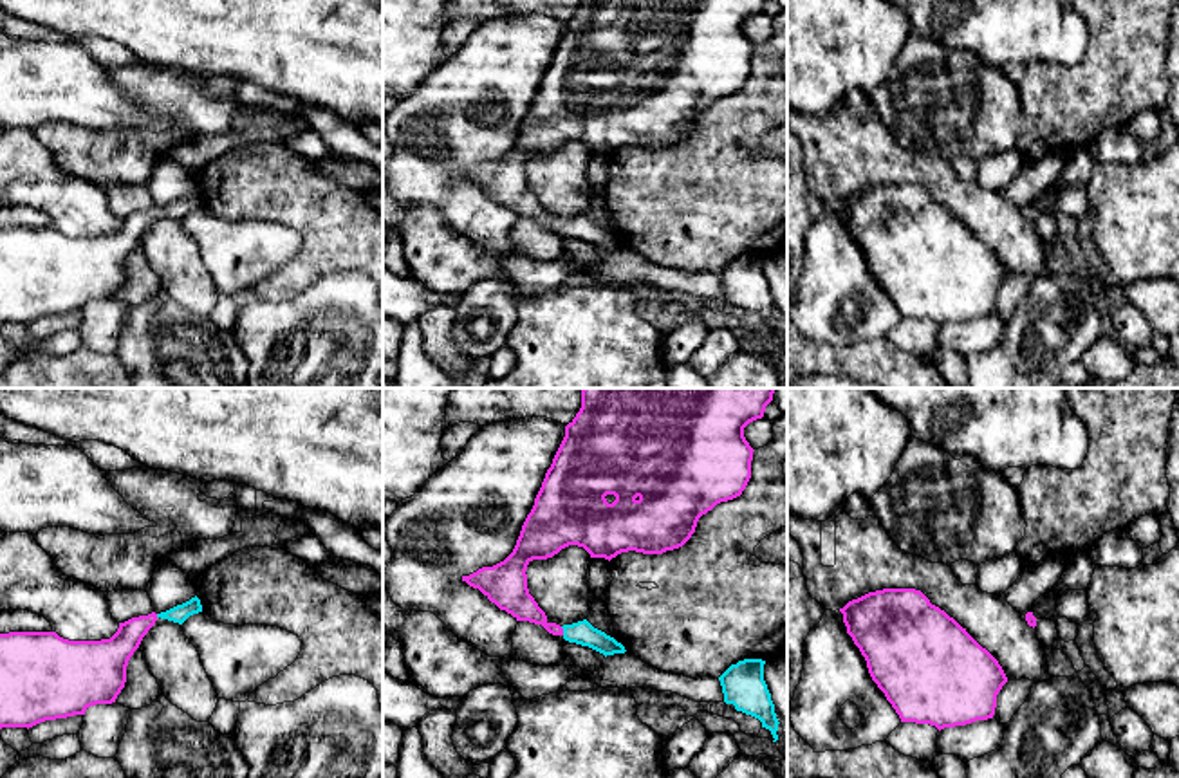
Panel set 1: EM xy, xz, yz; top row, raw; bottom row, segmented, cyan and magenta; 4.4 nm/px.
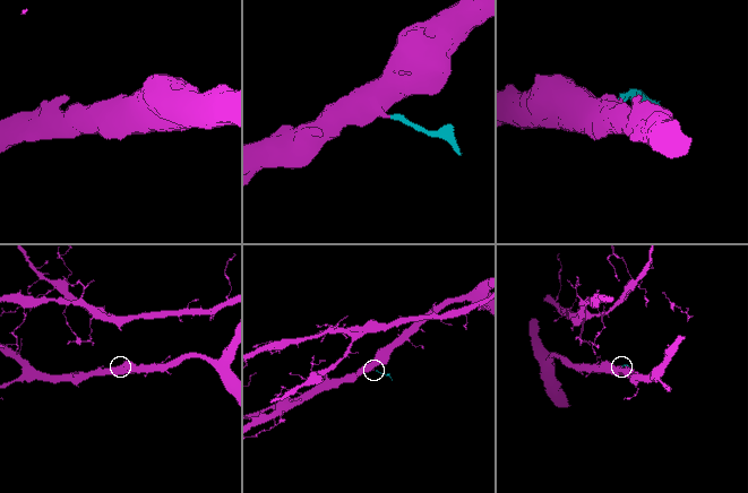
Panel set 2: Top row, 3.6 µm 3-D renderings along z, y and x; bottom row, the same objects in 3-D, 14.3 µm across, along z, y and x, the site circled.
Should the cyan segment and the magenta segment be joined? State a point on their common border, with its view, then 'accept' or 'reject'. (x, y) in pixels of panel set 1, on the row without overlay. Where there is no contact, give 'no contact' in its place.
xz (564, 226) | accept

